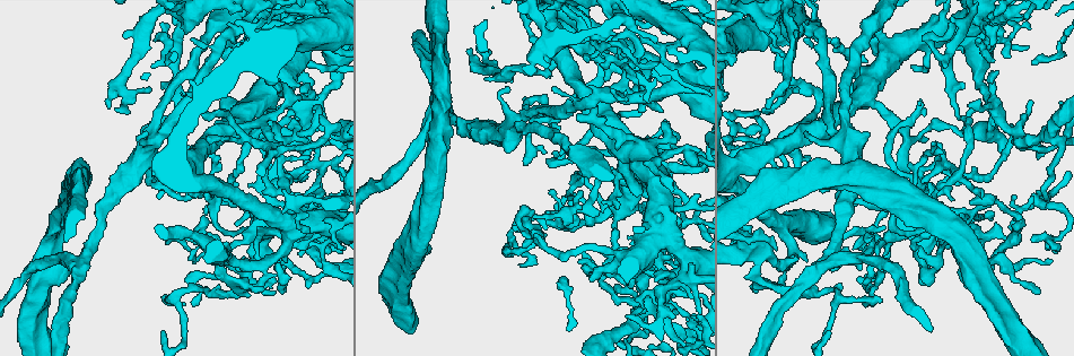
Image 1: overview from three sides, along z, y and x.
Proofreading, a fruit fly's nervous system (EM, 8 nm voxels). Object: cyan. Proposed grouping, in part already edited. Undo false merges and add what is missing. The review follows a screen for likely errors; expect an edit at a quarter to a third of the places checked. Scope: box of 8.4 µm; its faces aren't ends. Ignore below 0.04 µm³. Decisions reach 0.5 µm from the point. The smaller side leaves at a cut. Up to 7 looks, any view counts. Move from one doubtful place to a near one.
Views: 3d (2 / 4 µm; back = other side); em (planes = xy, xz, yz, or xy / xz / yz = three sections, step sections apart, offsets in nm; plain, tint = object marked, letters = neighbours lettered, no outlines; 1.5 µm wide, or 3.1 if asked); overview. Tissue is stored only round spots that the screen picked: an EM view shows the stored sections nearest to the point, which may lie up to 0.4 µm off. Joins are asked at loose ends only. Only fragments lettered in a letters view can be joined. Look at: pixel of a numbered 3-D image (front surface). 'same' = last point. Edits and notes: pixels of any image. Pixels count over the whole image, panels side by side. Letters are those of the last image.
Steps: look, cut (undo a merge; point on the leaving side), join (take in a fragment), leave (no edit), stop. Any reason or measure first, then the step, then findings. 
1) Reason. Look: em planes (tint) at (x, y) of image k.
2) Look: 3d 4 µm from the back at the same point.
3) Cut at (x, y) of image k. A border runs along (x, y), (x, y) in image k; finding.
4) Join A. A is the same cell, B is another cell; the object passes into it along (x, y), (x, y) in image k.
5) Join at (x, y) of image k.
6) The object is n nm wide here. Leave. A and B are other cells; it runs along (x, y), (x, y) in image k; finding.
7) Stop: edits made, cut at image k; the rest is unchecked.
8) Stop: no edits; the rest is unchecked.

Calibre changes. Look: em yz step 4 (letters) at (316, 101) of image 1.

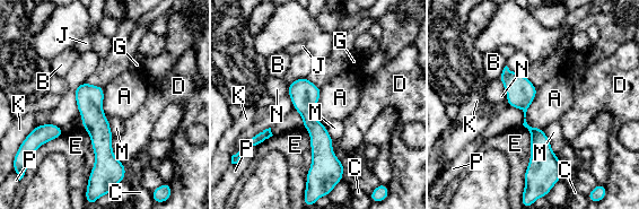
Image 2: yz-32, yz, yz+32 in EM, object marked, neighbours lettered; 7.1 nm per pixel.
The longest contact is with E, 420 nm. Leave. A, B, C, D, E, G, J, K, M, N and P are other cells; a border runs along (537, 88), (525, 121), (543, 130) in image 2; continuous, no second cell.

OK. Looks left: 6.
Abrupt turn. Look: 3d 2 µm at (994, 203) of image 1.

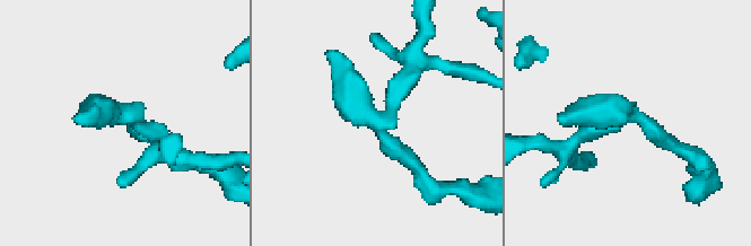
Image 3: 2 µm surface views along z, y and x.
Need the tissue. Look: em xz step 8 (tint) at (382, 121) of image 3.

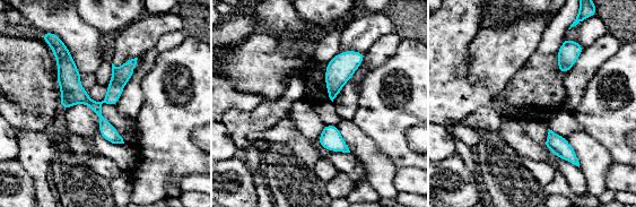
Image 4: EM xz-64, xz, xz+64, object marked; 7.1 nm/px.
Another direction. Look: em planes (letters) at the same point.

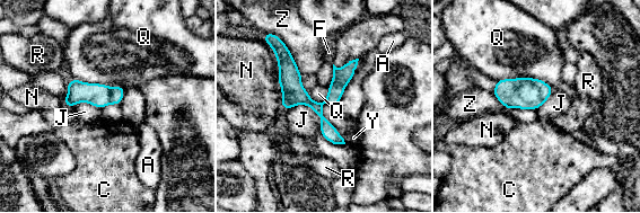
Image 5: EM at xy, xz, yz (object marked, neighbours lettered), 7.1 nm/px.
The object is 100 nm wide here. Leave. A, C, F, J, N, Q, R, Y and Z are other cells; it runs along (288, 55), (290, 83), (341, 141) in image 5; continuous, no second cell.

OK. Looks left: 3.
Touches itself. Look: em planes (letters) at (961, 160) of image 1.

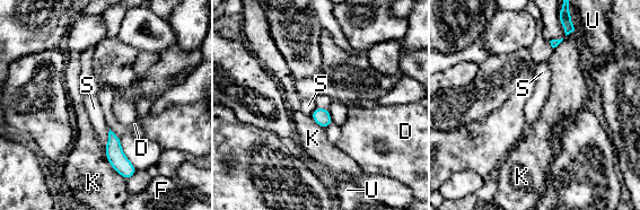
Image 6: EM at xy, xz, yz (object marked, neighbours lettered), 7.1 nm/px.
Leave. D, F, K, S and U are other cells; a border runs along (110, 129), (107, 142), (104, 146) in image 6; one cell here.

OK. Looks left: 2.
Stop: no edits; the rest is unchecked.

